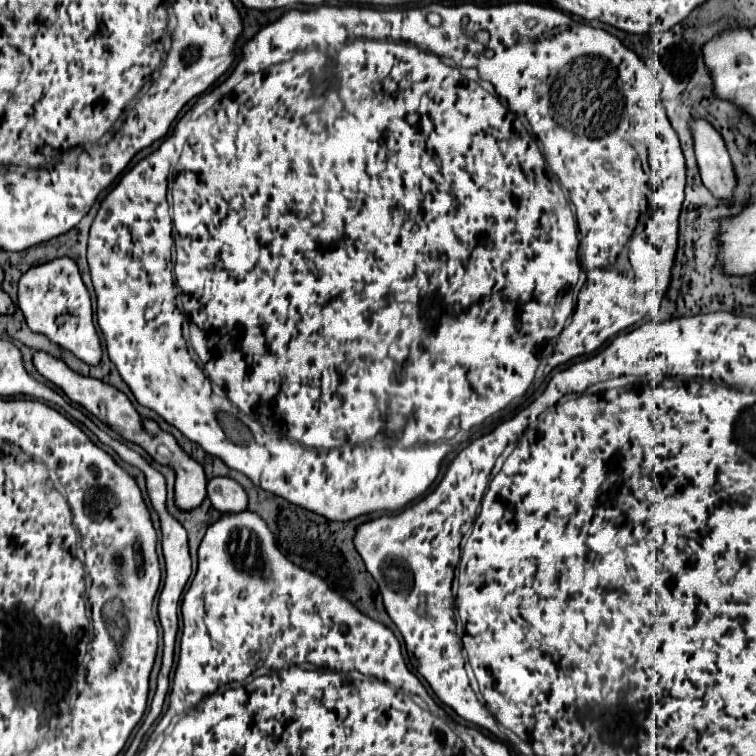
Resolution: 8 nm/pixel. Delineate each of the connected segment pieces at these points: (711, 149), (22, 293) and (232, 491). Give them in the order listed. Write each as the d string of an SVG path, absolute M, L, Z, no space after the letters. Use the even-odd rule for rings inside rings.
M700 118L690 120L690 132L704 186L708 186L716 198L730 198L736 180L724 138L720 138L720 132L708 120Z
M54 258L24 272L18 282L18 308L32 332L48 336L54 344L70 350L86 364L100 362L102 348L92 322L92 300L72 258Z
M212 478L208 480L208 498L218 512L242 512L248 504L244 488L232 478Z

